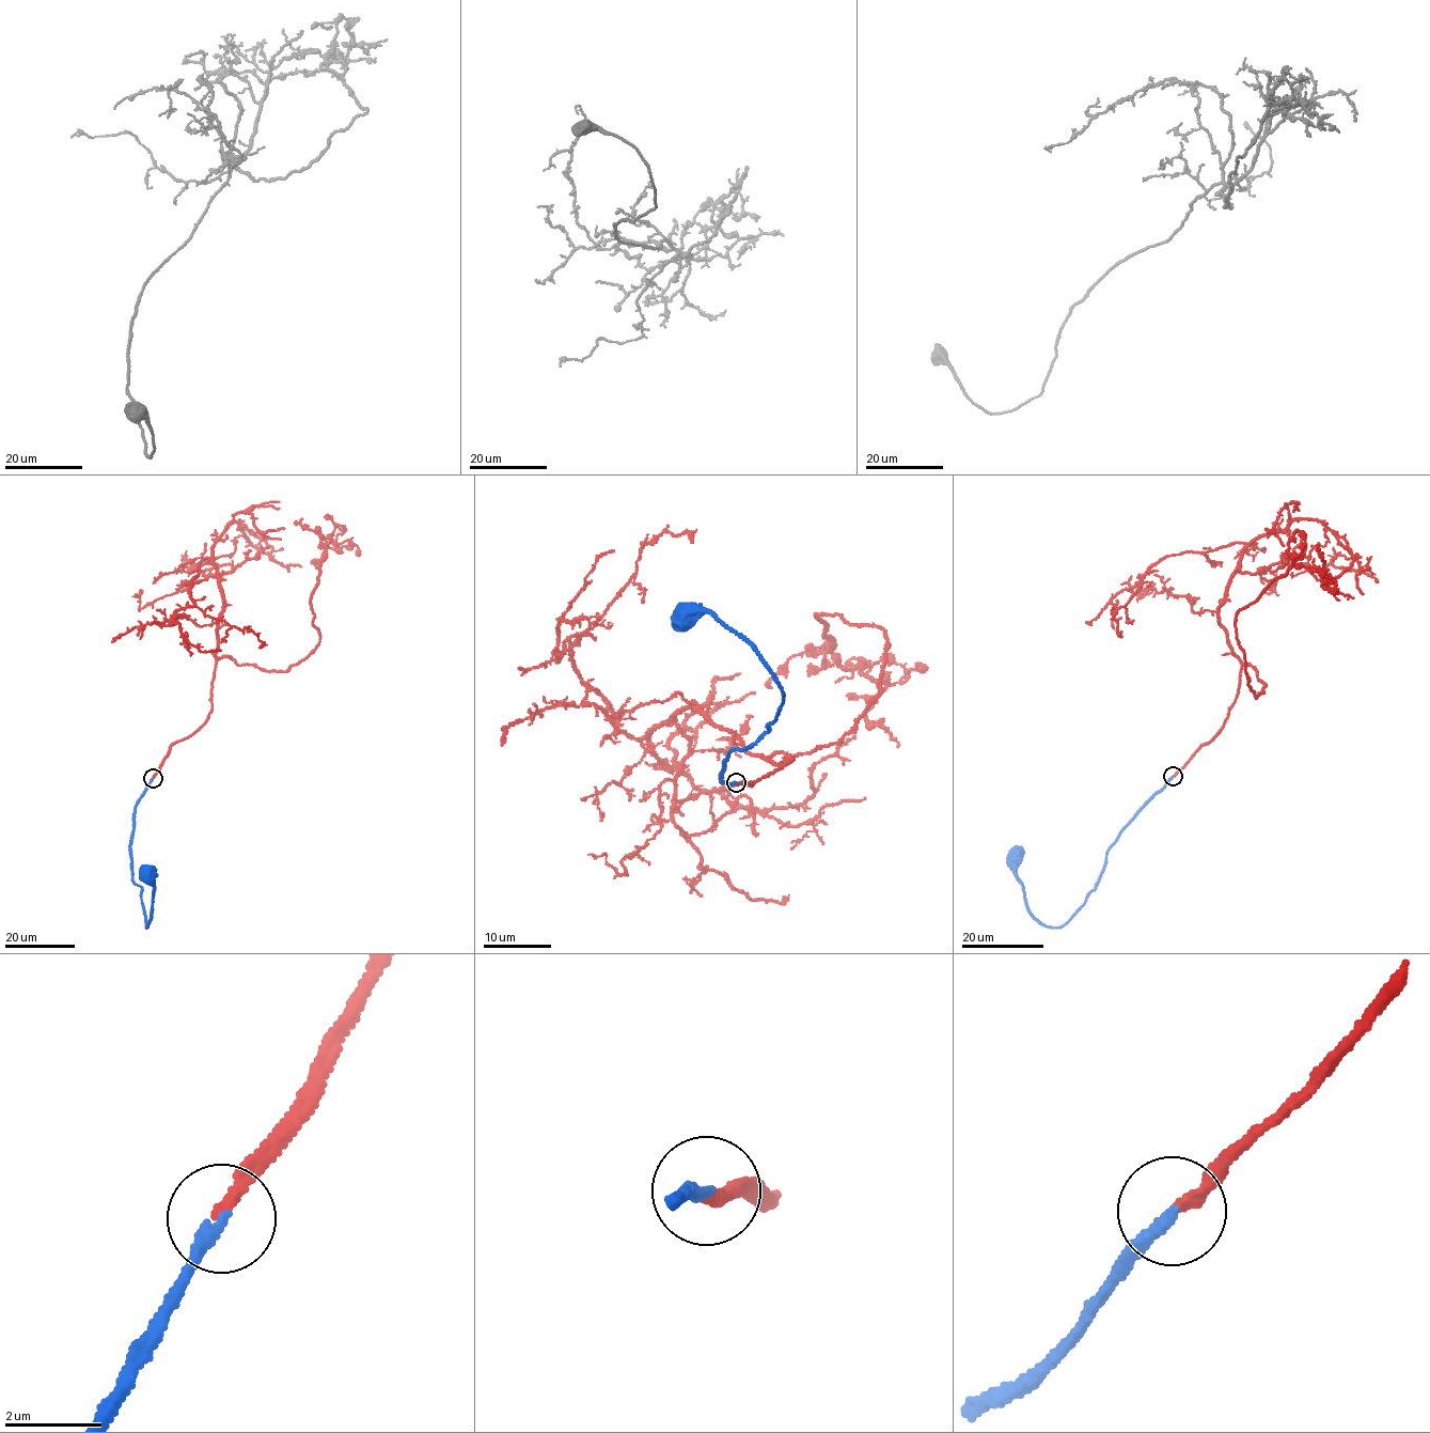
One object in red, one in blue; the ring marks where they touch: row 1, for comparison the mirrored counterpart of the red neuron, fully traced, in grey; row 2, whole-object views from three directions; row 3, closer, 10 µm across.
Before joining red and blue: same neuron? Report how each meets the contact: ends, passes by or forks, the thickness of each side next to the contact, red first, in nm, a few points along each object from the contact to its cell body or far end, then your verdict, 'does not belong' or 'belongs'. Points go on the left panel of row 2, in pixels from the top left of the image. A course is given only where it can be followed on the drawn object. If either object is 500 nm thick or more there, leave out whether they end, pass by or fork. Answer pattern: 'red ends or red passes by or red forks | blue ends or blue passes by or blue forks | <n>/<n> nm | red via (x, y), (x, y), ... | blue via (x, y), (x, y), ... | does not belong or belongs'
red ends | blue ends | 260/240 nm | red via (153, 778), (172, 745), (206, 720), (217, 658), (285, 671), (319, 643), (311, 597), (333, 543), (317, 564) | blue via (153, 778), (136, 806), (129, 852), (131, 877), (141, 887), (147, 928), (154, 881), (146, 874) | belongs

